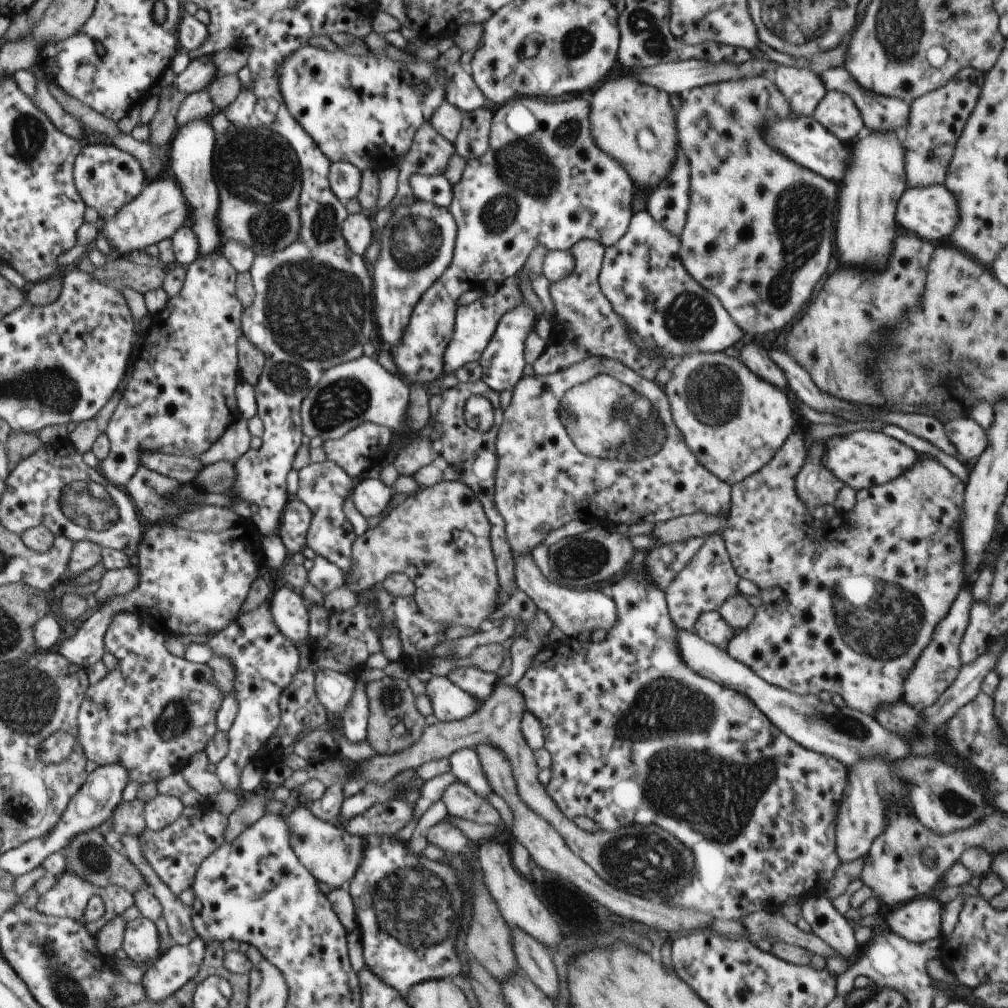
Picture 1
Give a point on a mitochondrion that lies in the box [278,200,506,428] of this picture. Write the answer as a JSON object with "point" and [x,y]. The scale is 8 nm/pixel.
{"point":[414,244]}

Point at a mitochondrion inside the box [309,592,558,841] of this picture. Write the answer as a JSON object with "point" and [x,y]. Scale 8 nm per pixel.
{"point":[390,698]}

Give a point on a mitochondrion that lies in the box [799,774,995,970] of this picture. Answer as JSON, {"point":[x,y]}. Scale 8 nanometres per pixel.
{"point":[952,802]}

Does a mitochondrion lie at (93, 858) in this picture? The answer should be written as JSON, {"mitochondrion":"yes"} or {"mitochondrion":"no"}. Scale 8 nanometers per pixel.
{"mitochondrion":"yes"}

